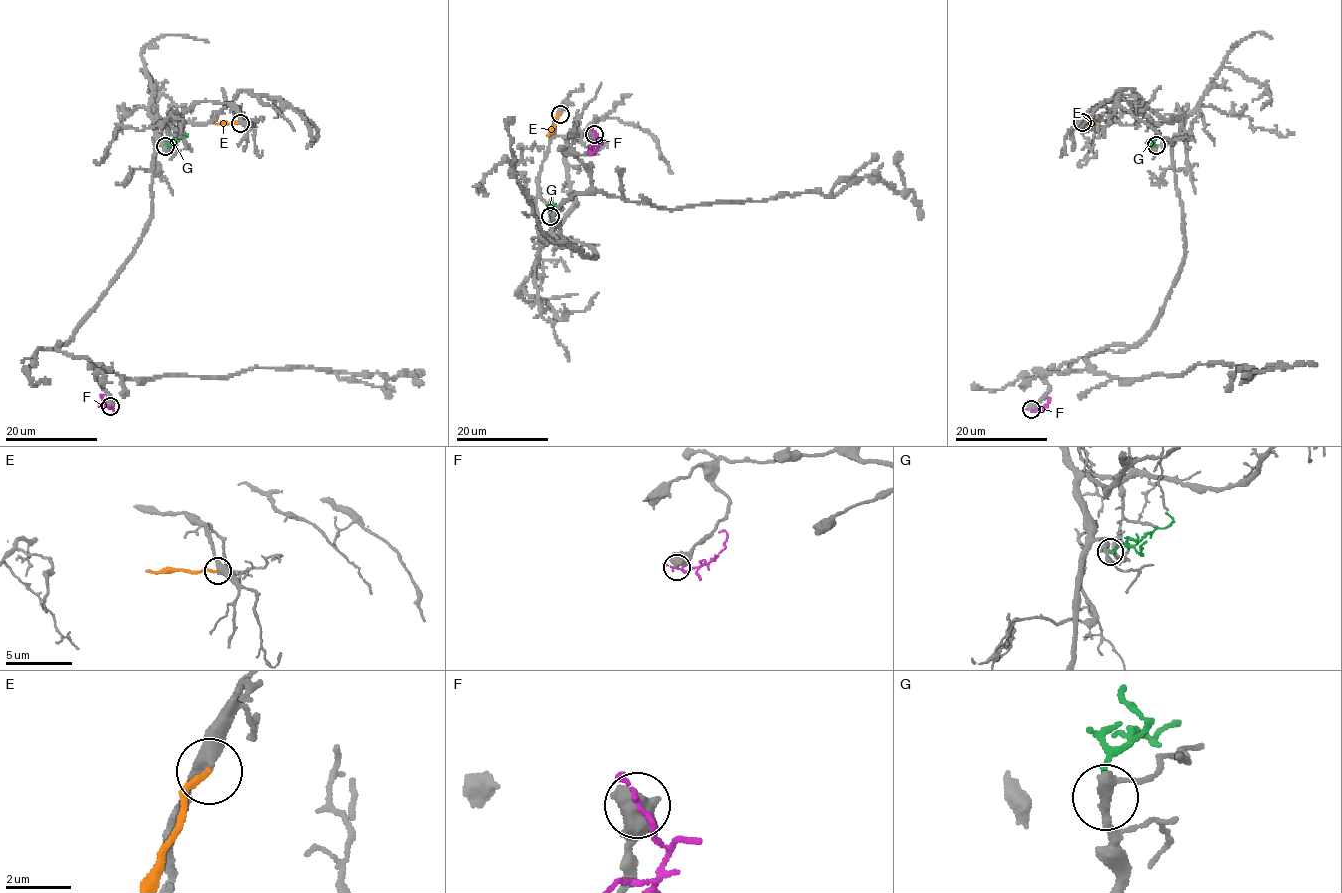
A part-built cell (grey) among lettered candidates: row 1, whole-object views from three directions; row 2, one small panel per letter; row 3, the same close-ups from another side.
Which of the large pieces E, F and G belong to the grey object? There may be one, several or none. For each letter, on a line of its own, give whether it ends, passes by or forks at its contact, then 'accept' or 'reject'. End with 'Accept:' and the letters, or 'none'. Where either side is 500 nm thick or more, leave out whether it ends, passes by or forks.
E: it ends; reject
F: reject
G: it ends; accept
Accept: G

